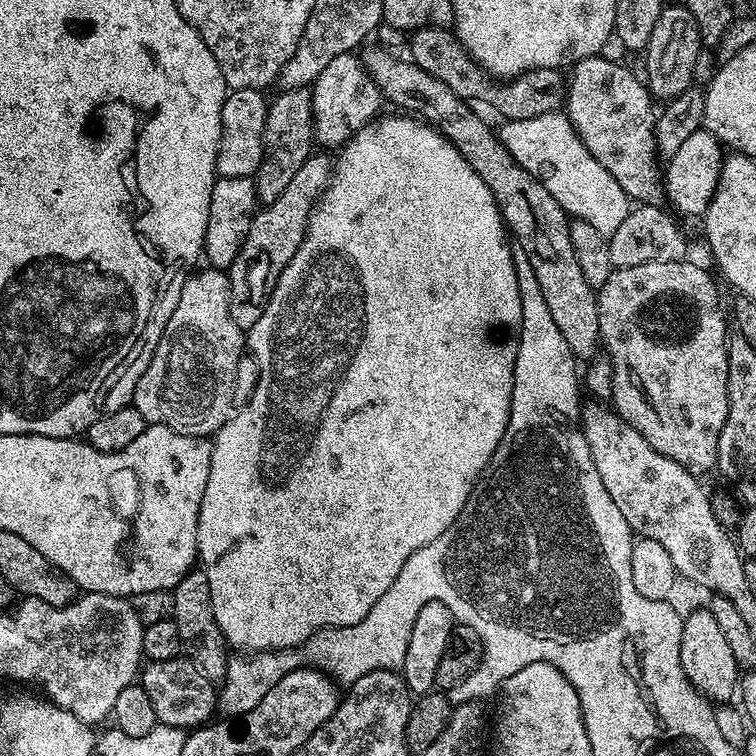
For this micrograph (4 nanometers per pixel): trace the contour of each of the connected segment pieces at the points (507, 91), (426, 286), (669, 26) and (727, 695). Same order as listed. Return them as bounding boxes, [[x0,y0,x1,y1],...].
[[408,28,562,121],[196,114,522,654],[642,2,702,102],[679,608,740,704]]

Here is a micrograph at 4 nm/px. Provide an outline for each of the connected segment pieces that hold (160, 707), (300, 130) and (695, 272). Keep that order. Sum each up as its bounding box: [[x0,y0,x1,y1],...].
[[138,655,217,730],[254,87,314,205],[596,259,730,474]]

